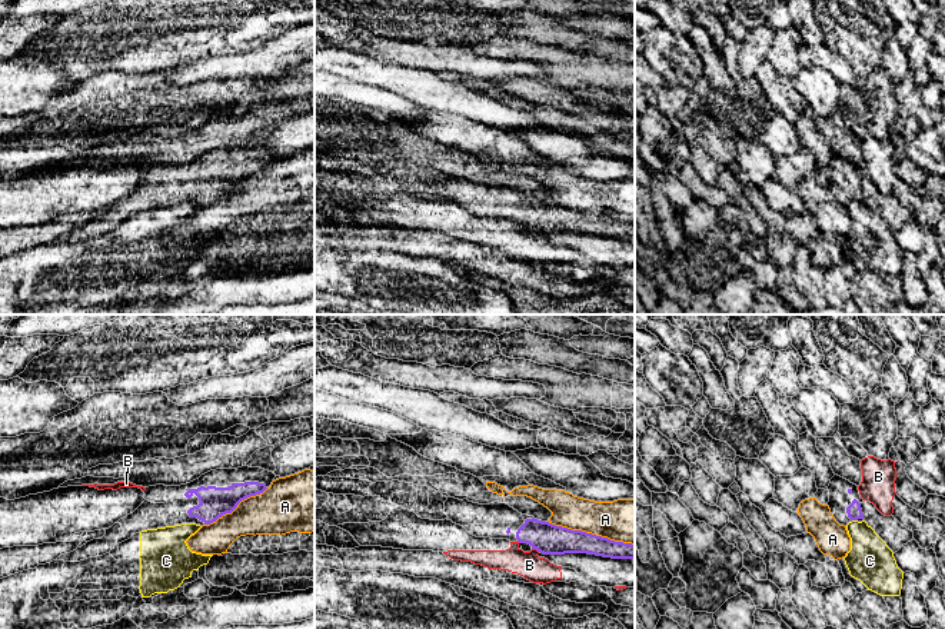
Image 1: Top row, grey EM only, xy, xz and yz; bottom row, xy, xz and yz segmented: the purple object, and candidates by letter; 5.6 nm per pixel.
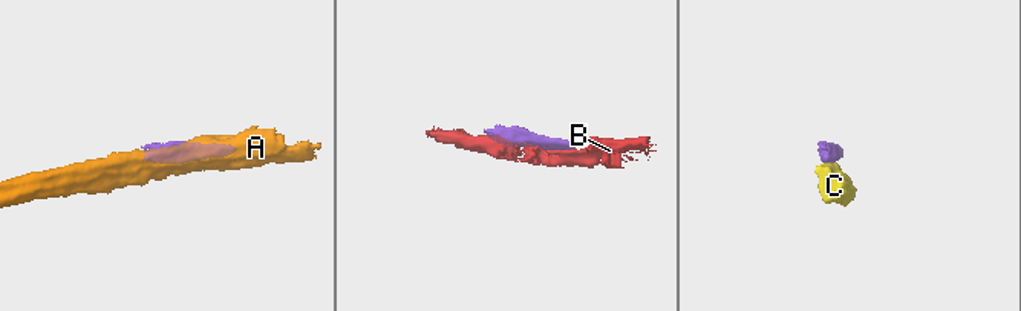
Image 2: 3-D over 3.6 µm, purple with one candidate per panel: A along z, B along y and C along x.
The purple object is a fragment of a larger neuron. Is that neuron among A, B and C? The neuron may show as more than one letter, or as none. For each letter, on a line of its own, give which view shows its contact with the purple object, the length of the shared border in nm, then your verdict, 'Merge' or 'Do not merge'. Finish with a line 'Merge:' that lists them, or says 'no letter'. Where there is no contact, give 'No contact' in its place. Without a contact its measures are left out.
A: Touches purple in xz. Shared border 500 nm. Do not merge
B: Touches purple in xz. Shared border 50 nm. Do not merge
C: Touches purple in yz. Shared border 30 nm. Do not merge
Merge: no letter

